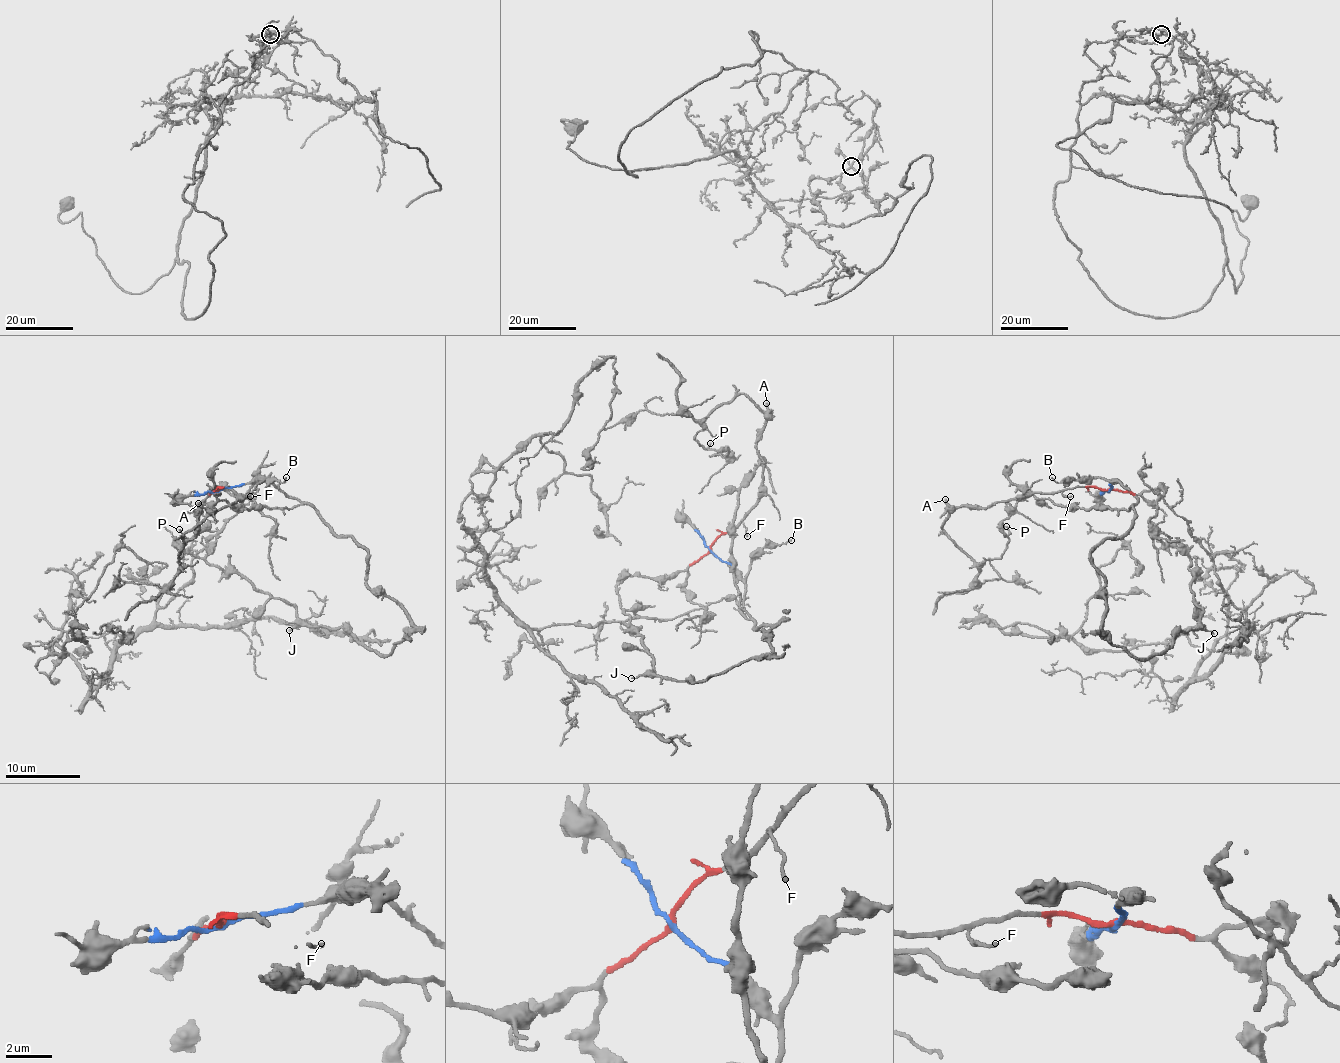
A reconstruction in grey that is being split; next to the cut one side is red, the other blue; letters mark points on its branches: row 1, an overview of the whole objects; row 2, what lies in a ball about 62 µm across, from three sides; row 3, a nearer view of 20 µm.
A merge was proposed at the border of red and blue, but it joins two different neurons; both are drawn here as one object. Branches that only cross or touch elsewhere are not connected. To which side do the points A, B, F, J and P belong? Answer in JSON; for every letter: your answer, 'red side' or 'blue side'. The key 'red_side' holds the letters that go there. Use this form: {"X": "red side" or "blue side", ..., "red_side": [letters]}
{"A": "red side", "B": "blue side", "F": "red side", "J": "blue side", "P": "red side", "red_side": ["A", "F", "P"]}

